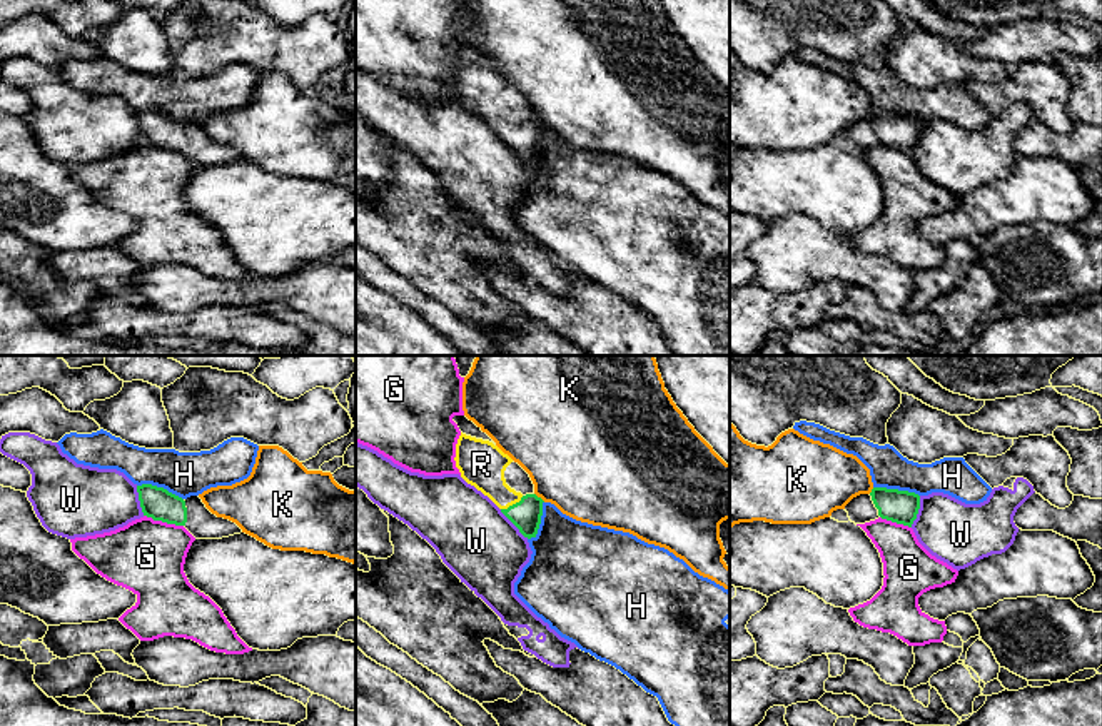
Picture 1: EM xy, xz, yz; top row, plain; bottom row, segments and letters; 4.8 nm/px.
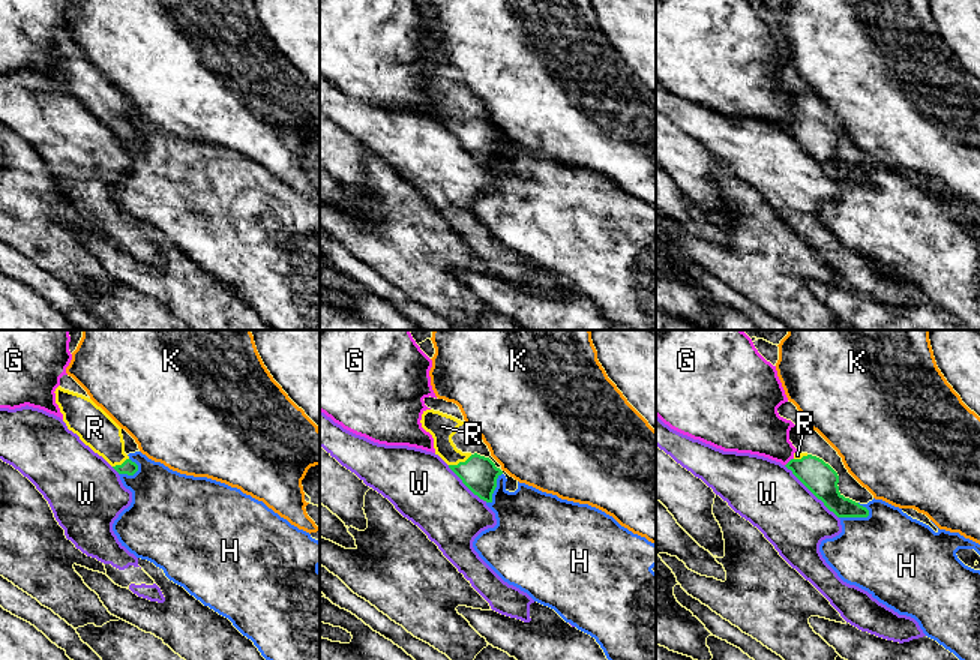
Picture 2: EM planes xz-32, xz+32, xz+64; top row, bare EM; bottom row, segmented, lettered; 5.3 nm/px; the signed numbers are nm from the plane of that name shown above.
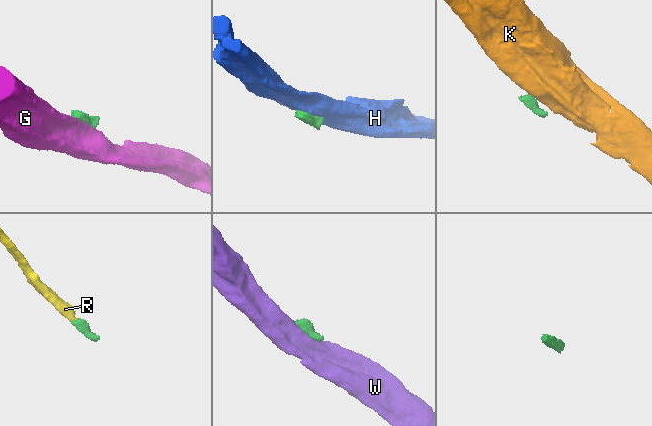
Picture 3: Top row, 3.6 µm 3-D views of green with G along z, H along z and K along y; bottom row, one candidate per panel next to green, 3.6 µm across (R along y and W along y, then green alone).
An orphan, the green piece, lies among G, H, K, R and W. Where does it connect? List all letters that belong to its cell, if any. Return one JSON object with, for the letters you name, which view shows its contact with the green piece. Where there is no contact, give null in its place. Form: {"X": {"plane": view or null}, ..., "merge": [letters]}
{"R": {"plane": "xz"}, "merge": ["R"]}

